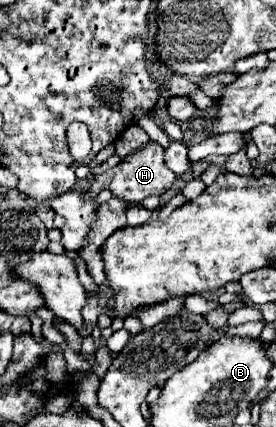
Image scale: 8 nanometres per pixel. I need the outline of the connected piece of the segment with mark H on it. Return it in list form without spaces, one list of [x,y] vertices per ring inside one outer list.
[[[148,142],[144,148],[134,152],[132,156],[126,156],[118,166],[110,168],[108,172],[96,176],[96,182],[90,186],[86,196],[96,196],[100,190],[108,188],[112,196],[118,196],[128,202],[142,202],[148,196],[160,196],[164,194],[176,180],[176,174],[164,164],[164,148],[156,142]]]

